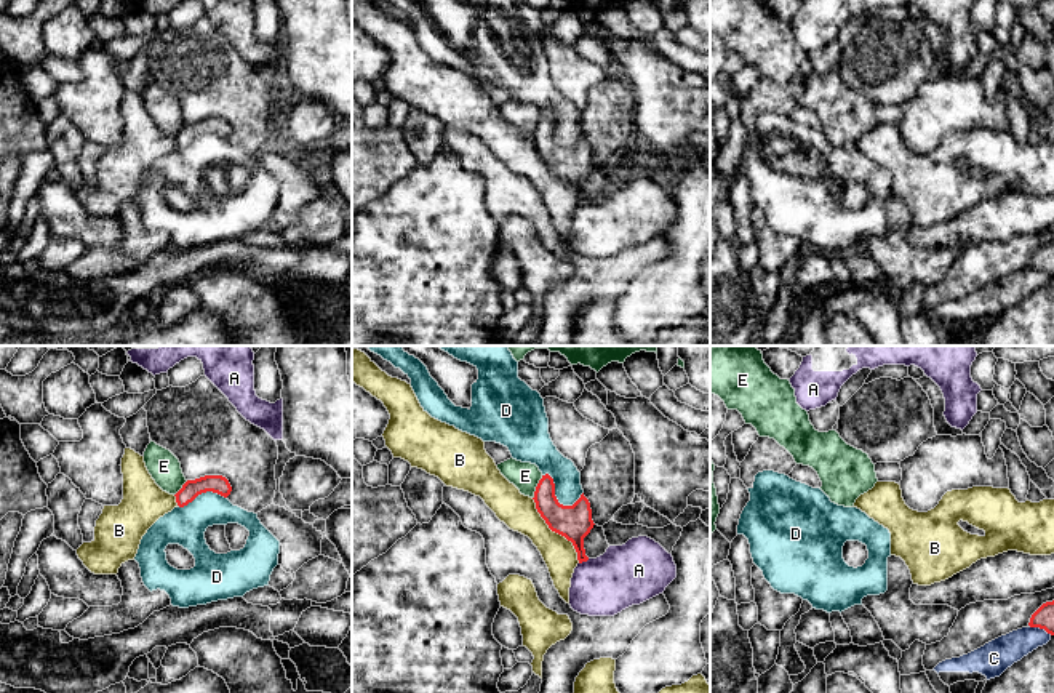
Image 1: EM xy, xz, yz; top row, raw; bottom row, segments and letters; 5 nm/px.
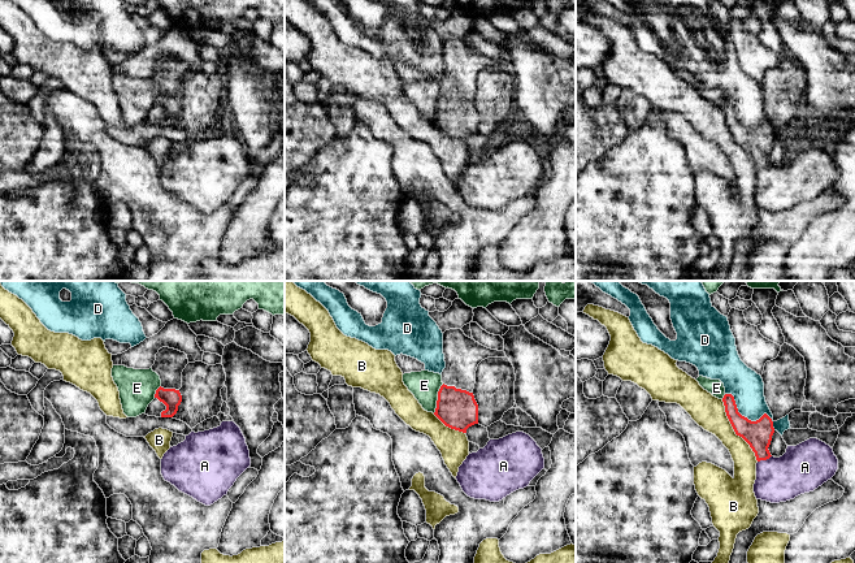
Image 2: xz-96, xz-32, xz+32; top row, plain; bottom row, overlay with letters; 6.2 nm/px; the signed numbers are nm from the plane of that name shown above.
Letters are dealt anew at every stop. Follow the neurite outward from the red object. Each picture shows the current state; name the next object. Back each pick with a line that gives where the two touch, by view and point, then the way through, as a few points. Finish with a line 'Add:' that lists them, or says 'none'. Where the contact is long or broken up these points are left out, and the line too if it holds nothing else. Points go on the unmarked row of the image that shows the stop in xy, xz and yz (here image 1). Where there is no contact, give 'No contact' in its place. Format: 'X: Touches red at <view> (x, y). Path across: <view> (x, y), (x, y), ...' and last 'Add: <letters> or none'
Add: none

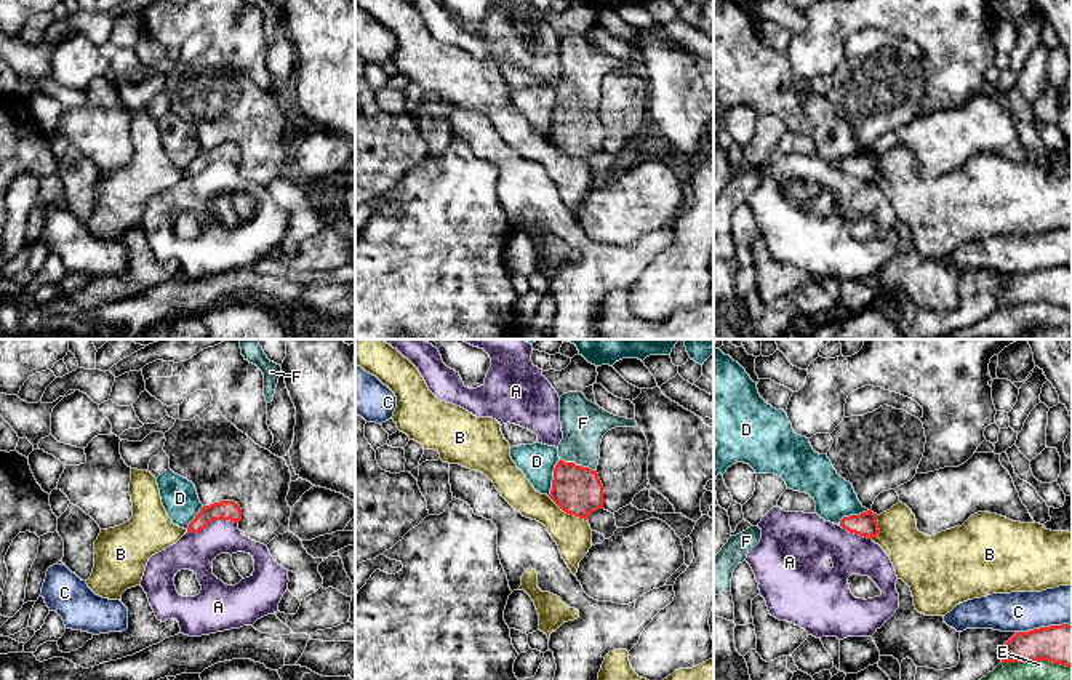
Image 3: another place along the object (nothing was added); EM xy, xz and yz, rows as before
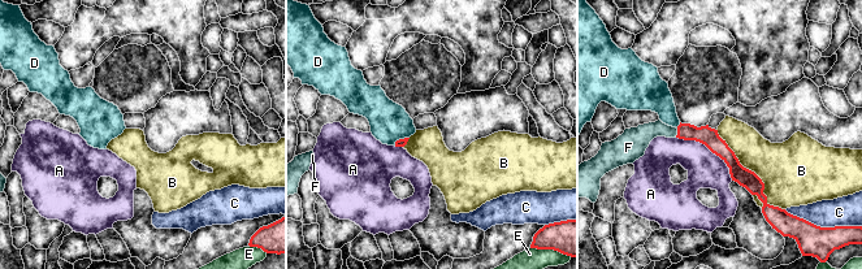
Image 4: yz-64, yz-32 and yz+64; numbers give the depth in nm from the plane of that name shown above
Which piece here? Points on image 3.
F: Touches red at xz (578, 108). Path across: xz (576, 132), (578, 108), (583, 64)
Add: F

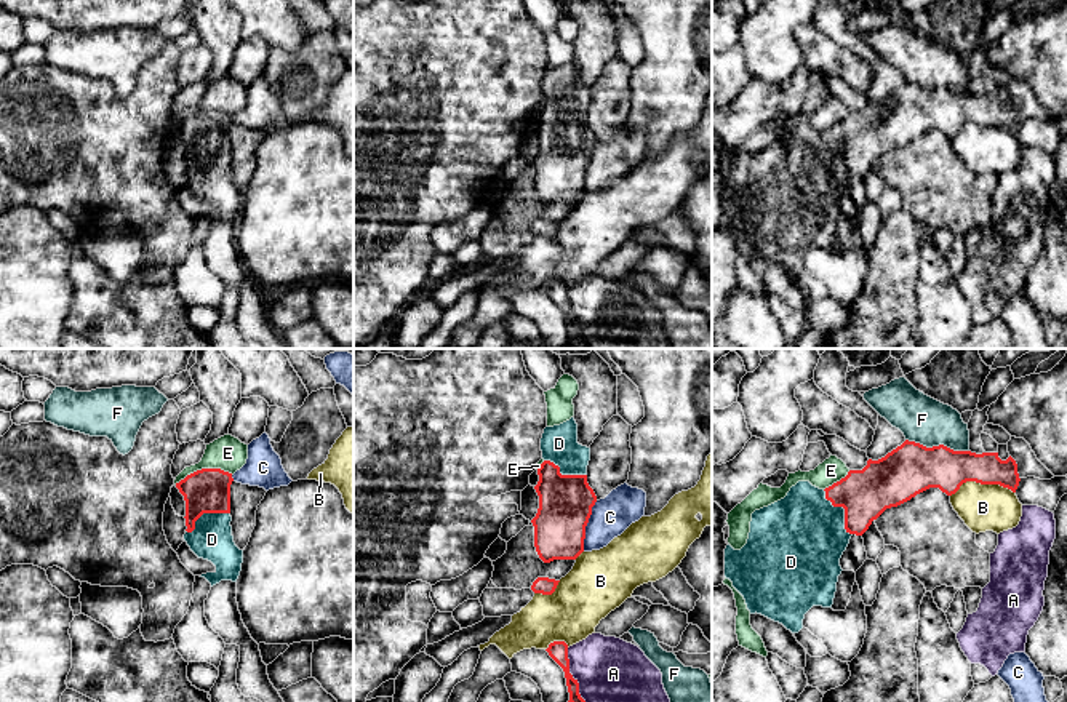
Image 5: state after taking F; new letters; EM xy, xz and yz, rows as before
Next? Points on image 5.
D: Touches red at yz (843, 149). Path across: yz (864, 136), (843, 149), (816, 165), (803, 178)
Add: D

